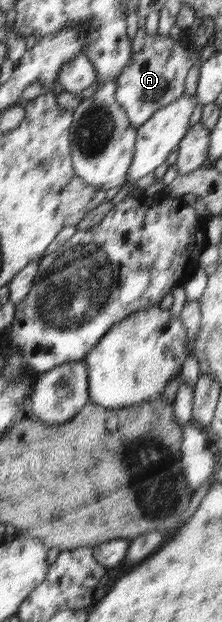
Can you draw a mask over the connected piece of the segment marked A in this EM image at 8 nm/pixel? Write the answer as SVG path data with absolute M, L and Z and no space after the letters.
M144 28L136 32L136 37L131 41L131 51L132 64L124 68L115 79L115 99L120 109L126 113L131 127L138 129L153 117L158 109L182 97L186 75L198 59L198 52L190 52L177 41L168 36L162 37L159 33L150 36Z

